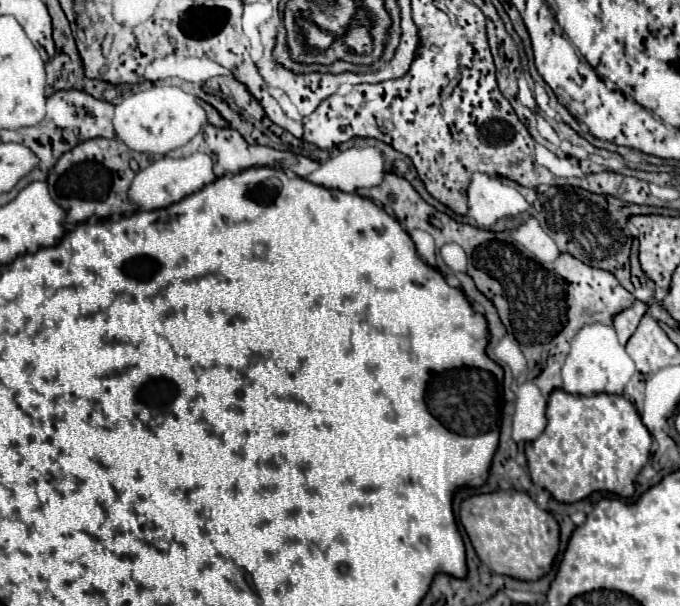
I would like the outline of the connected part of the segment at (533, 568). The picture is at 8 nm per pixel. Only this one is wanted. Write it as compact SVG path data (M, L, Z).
M496 490L476 494L460 504L460 522L478 554L478 558L496 574L506 574L520 580L538 580L546 574L558 552L558 526L542 522L542 510L526 494L518 490Z

